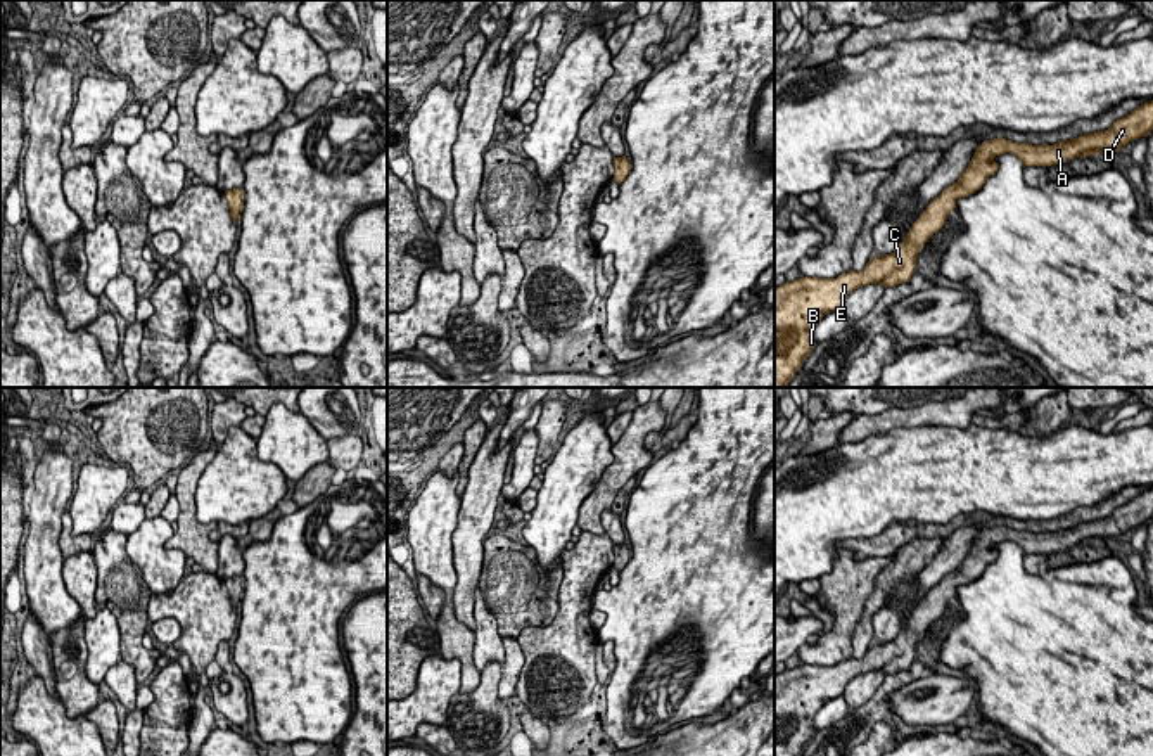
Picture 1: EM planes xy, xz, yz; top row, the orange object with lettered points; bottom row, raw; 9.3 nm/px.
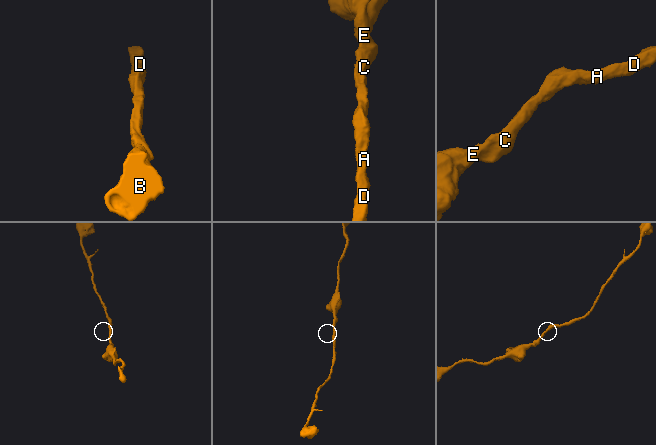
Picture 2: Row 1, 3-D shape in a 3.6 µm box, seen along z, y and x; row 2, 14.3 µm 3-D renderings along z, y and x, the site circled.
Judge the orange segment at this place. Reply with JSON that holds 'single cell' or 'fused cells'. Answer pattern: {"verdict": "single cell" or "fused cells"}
{"verdict": "single cell"}

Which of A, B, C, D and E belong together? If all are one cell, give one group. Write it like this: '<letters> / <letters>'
A B C D E

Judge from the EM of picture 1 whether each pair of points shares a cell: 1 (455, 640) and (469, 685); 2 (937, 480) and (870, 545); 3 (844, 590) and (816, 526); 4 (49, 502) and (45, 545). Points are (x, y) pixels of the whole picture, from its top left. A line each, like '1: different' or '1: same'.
1: same
2: different
3: different
4: same

